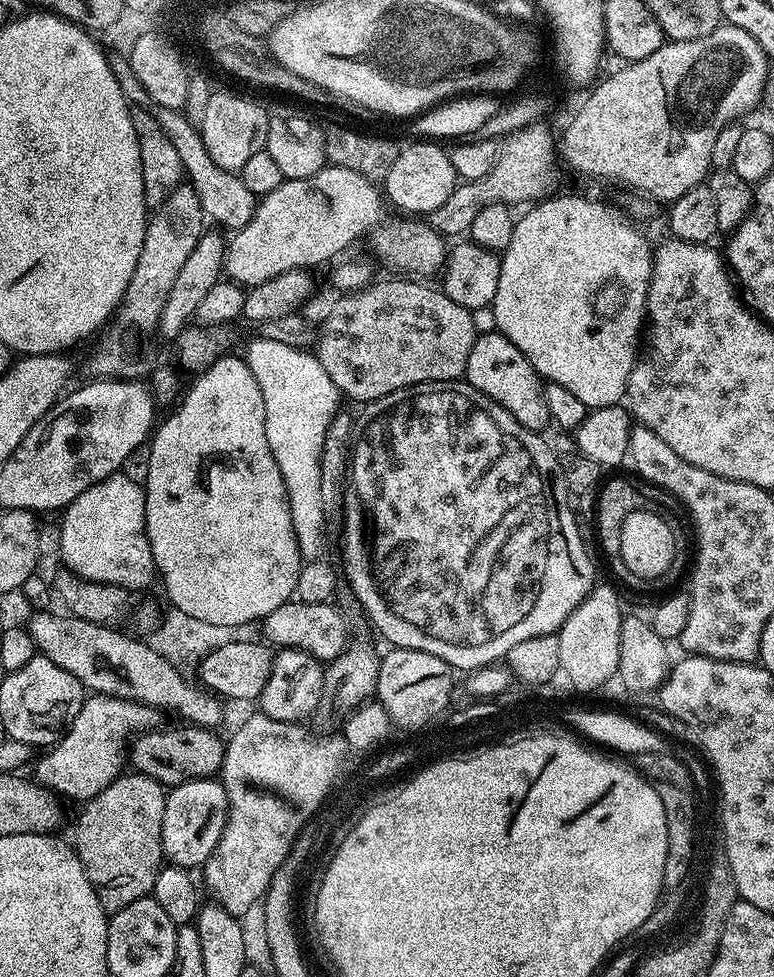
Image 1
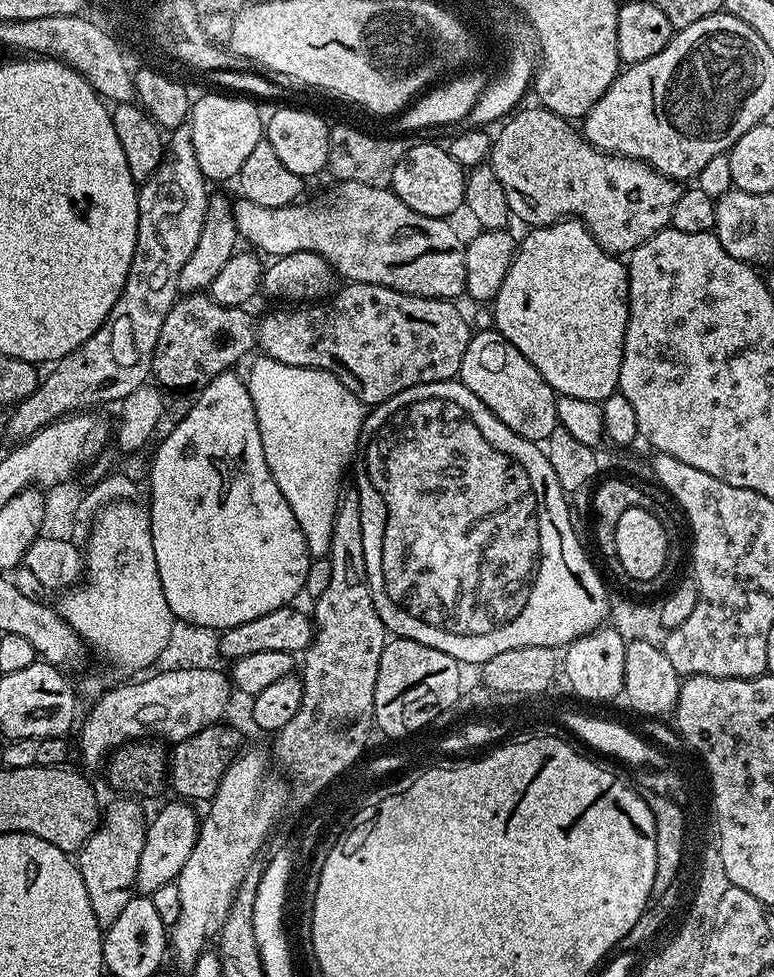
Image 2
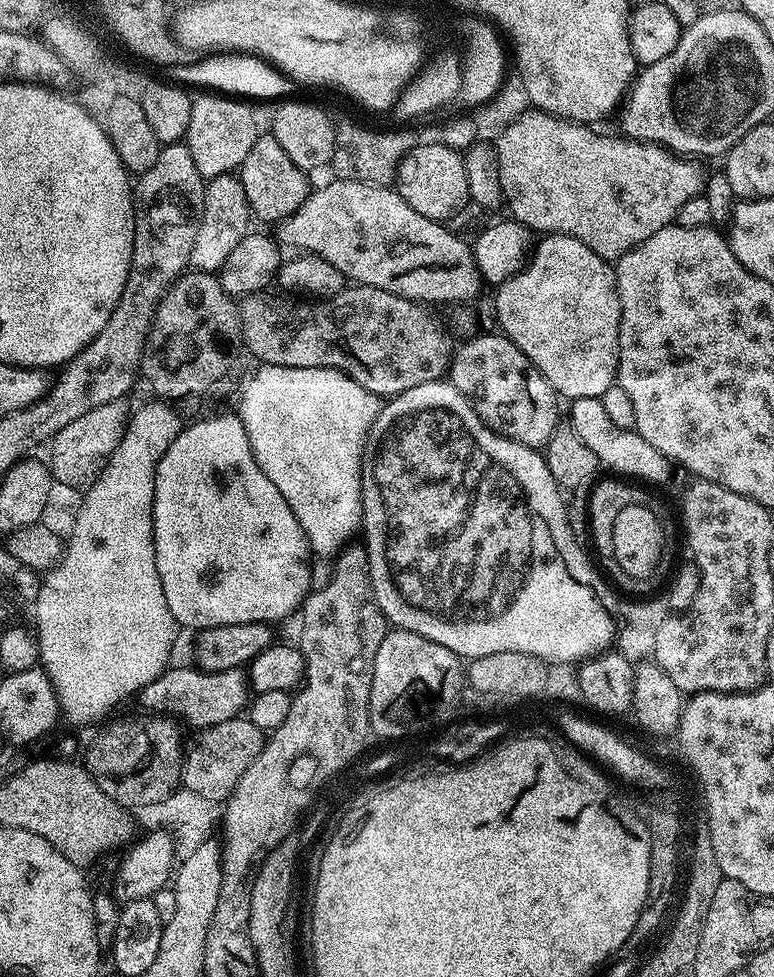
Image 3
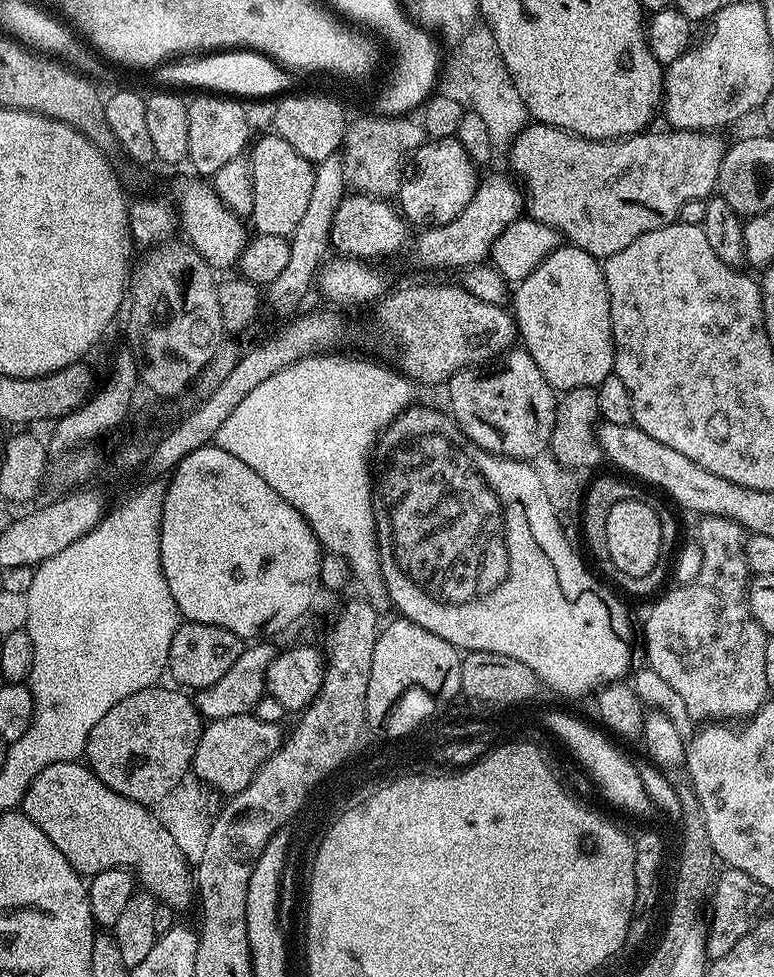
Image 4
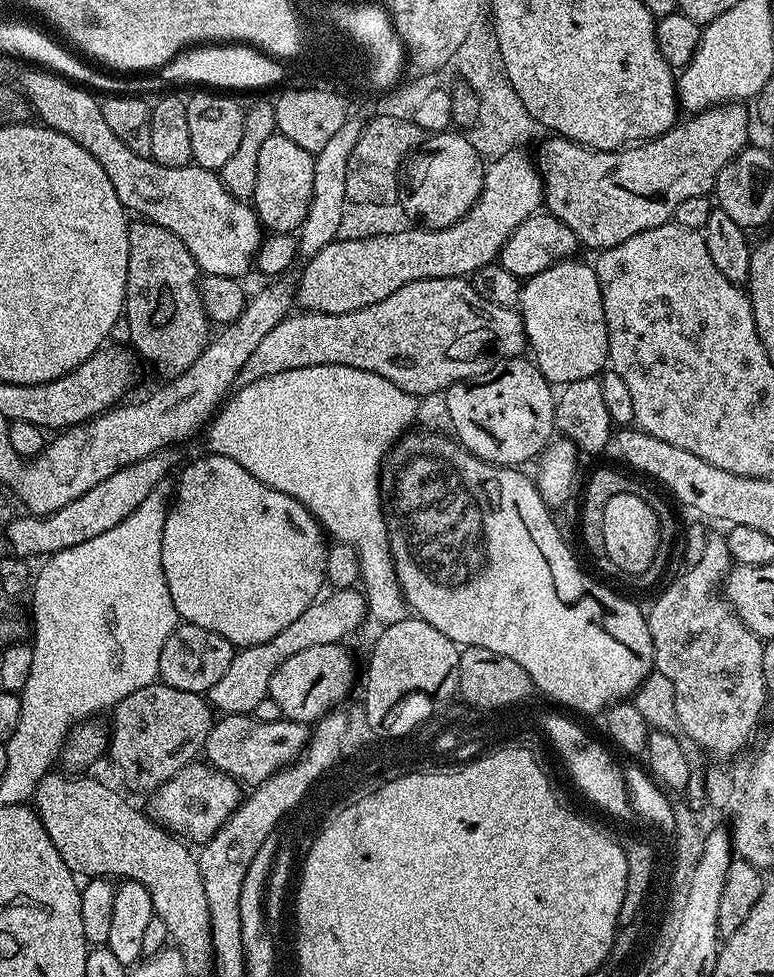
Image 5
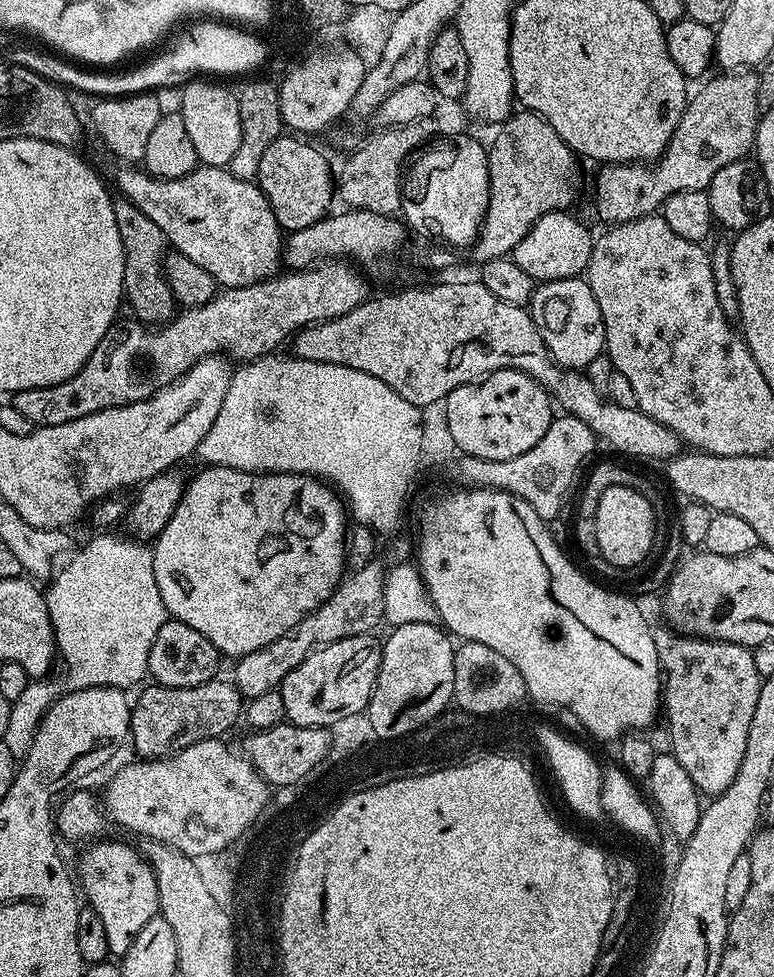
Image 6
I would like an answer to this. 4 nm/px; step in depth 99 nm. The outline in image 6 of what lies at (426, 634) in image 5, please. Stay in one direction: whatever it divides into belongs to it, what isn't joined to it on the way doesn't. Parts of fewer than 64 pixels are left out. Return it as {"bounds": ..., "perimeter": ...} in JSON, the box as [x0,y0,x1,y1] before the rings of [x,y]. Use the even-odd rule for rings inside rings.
{"bounds":[372,622,454,735],"perimeter":[[[410,622],[398,624],[391,629],[388,637],[383,637],[380,653],[382,662],[378,670],[376,685],[372,691],[372,722],[378,732],[385,735],[404,732],[407,728],[417,724],[432,715],[444,704],[448,691],[452,684],[452,657],[454,640],[443,627],[436,624],[423,624],[422,622]]]}

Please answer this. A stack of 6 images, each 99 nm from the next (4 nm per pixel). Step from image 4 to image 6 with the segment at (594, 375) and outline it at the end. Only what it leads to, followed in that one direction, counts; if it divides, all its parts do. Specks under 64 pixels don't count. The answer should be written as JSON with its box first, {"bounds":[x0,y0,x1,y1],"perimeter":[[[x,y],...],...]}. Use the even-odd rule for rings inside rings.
{"bounds":[530,276,604,370],"perimeter":[[[575,276],[561,280],[546,280],[535,285],[530,305],[532,320],[538,326],[538,334],[542,334],[542,342],[550,350],[553,360],[565,370],[584,370],[594,358],[604,351],[604,323],[602,310],[598,310],[598,301],[594,298],[594,290],[590,290],[587,279]]]}

